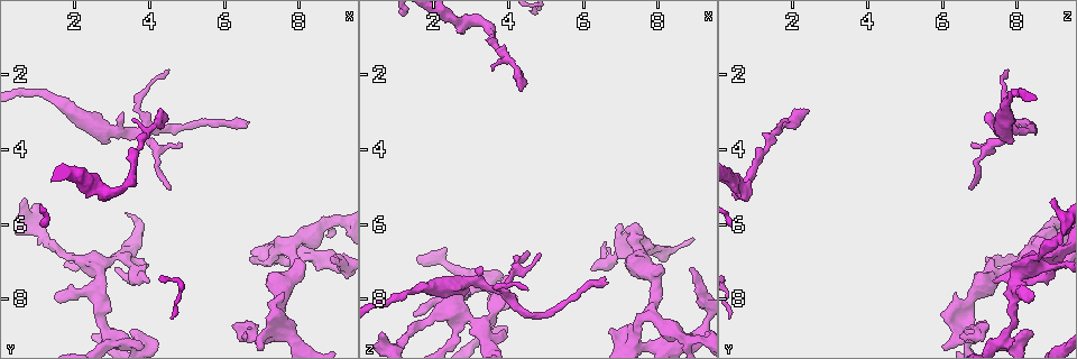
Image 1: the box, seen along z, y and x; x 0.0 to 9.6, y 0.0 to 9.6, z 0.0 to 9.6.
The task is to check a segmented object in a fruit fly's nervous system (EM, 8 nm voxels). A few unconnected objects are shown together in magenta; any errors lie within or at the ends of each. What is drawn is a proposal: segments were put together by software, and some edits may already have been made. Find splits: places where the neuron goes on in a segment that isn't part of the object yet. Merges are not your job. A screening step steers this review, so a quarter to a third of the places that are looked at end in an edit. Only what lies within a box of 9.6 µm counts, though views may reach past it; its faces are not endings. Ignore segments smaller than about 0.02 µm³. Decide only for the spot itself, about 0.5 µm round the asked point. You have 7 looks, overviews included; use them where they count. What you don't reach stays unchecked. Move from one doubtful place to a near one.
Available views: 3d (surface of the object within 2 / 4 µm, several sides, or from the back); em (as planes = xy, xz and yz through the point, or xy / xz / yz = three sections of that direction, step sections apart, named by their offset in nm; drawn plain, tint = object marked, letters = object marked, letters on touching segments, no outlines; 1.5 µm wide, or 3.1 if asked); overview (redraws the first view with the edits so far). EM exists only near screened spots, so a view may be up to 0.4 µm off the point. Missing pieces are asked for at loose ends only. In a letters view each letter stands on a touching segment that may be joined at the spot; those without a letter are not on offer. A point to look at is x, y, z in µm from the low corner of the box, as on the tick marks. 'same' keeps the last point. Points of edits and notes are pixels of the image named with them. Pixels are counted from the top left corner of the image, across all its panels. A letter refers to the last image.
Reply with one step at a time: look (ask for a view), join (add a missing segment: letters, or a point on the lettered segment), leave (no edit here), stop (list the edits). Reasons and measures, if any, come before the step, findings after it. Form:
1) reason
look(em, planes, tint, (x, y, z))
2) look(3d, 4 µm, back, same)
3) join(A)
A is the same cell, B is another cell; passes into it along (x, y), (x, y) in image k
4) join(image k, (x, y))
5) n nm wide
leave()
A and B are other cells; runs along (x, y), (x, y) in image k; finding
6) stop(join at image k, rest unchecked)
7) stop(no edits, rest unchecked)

an open end
look(3d, 2 µm, (4.25, 2.95, 2.40))

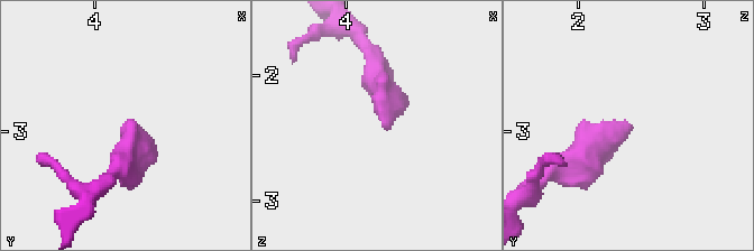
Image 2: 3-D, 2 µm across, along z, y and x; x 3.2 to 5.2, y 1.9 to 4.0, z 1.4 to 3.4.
shape alone is not enough
look(em, planes, plain, (4.30, 2.96, 2.44))

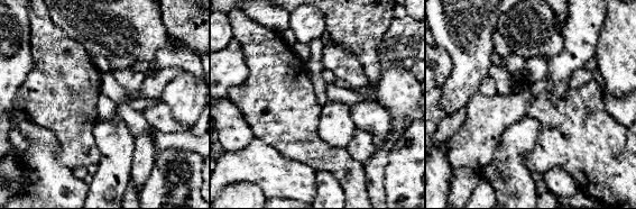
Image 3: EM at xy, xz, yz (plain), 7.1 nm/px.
see the neighbours
look(em, planes, letters, same)

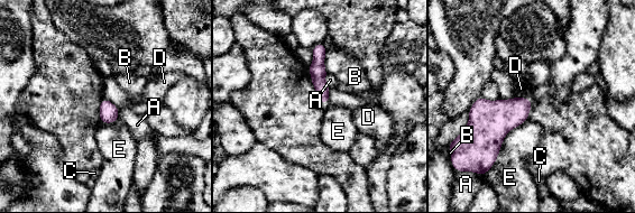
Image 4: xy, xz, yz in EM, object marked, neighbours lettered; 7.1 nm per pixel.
E touches over 460 nm
leave()
A, B, C, D and E are other cells; none of them fits

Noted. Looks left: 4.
branch stops here
look(em, yz, step 4, letters, (3.90, 7.45, 7.35))

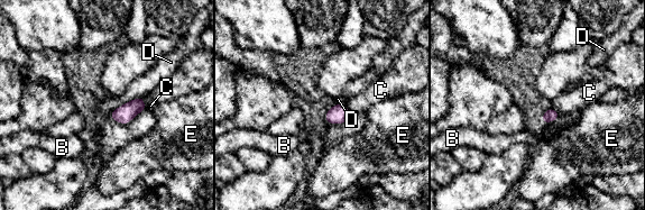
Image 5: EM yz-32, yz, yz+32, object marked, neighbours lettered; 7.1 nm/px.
look(em, planes, letters, same)

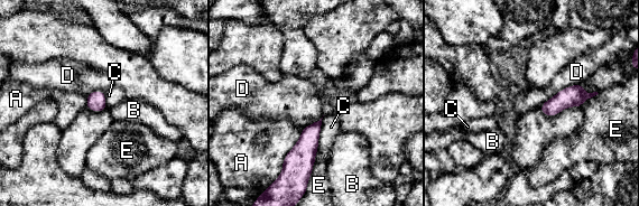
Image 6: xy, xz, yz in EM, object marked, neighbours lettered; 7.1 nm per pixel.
leave()
A, B, C, D and E are other cells; border along (580, 83), (559, 90), (538, 106) in image 6; none of them fits

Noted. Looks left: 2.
an open end
look(3d, 2 µm, back, (0.75, 5.25, 8.95))

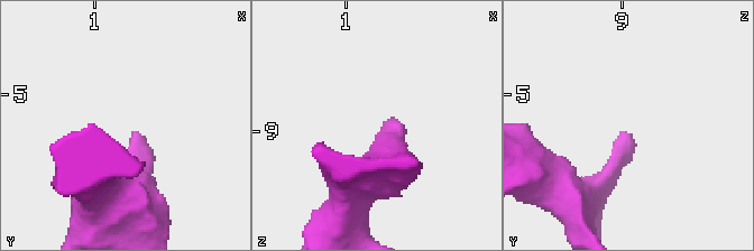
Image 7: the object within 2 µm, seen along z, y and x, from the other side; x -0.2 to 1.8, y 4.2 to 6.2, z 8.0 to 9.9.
look(em, planes, letters, (0.70, 5.30, 8.94))

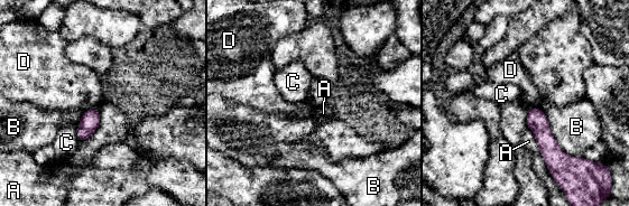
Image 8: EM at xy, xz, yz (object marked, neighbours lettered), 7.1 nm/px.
leave()
A, B, C and D are other cells; runs along (532, 110), (553, 155), (553, 169) in image 8; no lettered segment goes on from it

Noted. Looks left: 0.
stop(no edits, rest unchecked)

